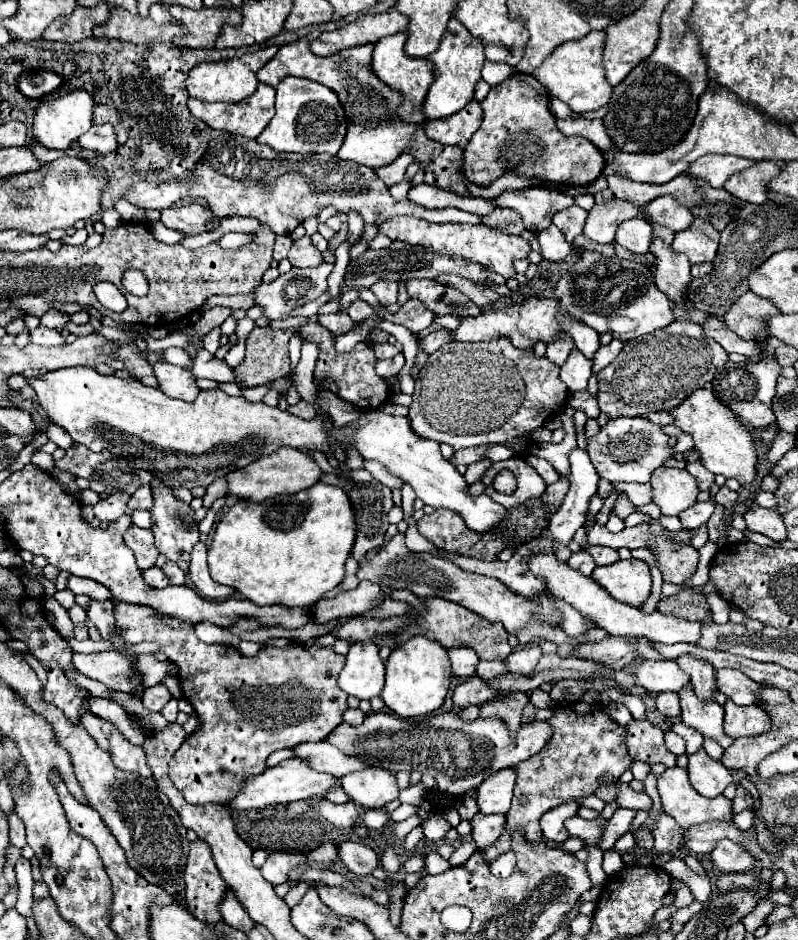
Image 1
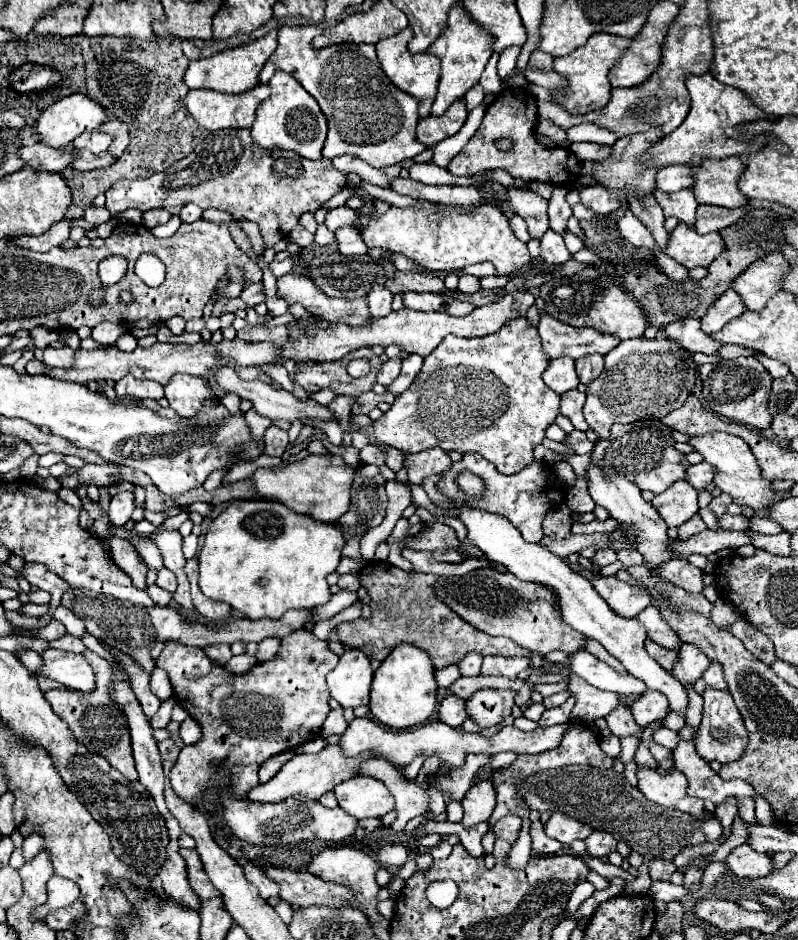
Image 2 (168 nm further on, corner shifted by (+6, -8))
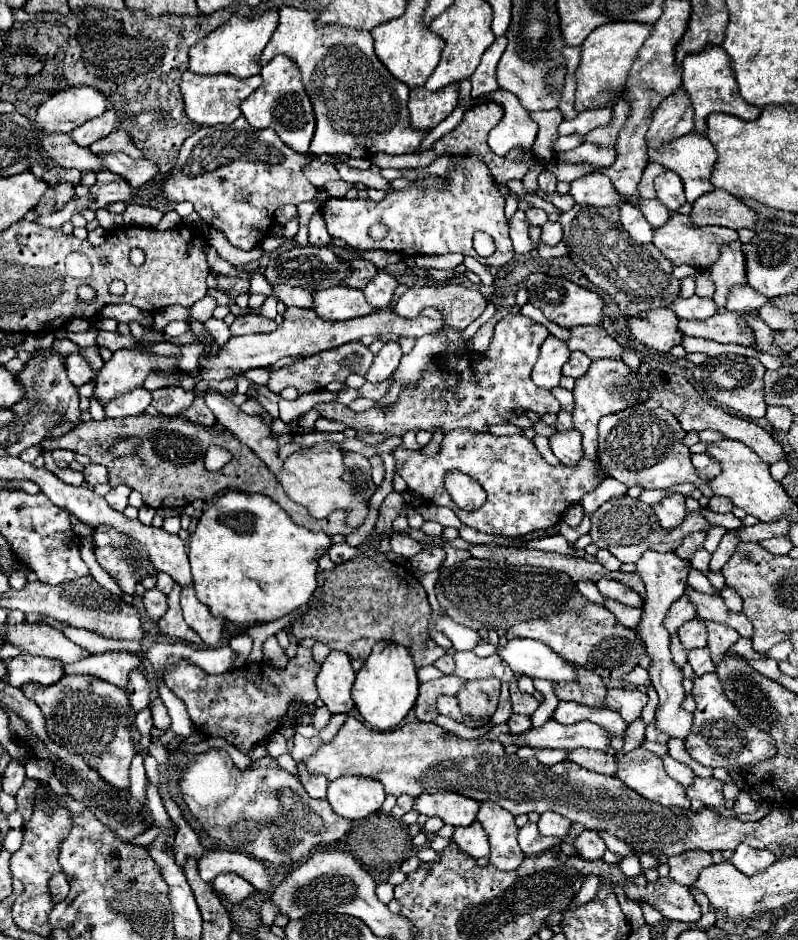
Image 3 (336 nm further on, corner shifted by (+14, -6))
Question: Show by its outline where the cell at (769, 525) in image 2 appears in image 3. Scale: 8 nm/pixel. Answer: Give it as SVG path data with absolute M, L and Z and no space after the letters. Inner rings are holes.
M700 508L702 514L706 514L708 522L712 522L712 526L724 526L726 530L736 530L740 526L740 518L736 518L734 514L714 514L708 508Z

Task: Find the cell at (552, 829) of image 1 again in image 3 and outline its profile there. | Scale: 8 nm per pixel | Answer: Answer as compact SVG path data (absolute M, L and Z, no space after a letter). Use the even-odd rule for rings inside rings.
M528 822L520 828L520 834L518 834L518 842L520 842L520 848L526 856L536 856L536 854L542 854L546 852L548 848L554 848L554 846L560 846L562 840L560 838L546 838L538 832L536 824Z

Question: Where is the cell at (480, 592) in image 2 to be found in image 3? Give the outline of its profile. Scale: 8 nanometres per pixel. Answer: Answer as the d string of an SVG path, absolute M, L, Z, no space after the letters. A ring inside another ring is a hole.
M468 558L452 568L442 568L436 582L436 598L444 612L472 630L494 630L504 638L534 638L550 646L562 658L576 662L582 668L590 668L602 678L620 678L630 672L640 658L640 644L630 628L616 622L616 618L604 606L588 602L576 588L576 584L560 572L544 570L536 566L500 566L490 560Z

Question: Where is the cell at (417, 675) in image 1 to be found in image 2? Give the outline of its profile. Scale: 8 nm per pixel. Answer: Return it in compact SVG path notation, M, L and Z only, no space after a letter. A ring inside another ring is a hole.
M400 644L390 650L386 660L374 672L370 688L370 712L374 718L394 730L406 730L426 722L436 708L436 680L428 654L416 646Z

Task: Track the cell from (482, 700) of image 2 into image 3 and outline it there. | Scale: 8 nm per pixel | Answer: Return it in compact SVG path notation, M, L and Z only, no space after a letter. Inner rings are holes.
M496 678L466 682L458 694L460 710L474 720L490 720L500 698L500 682Z

